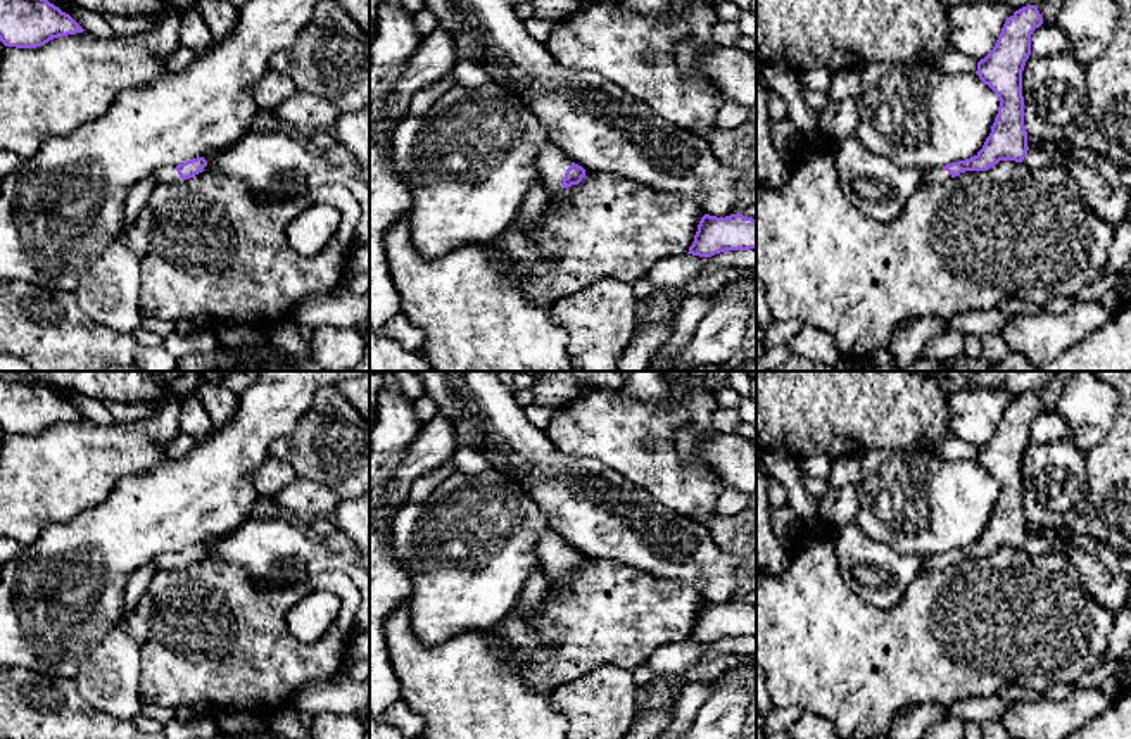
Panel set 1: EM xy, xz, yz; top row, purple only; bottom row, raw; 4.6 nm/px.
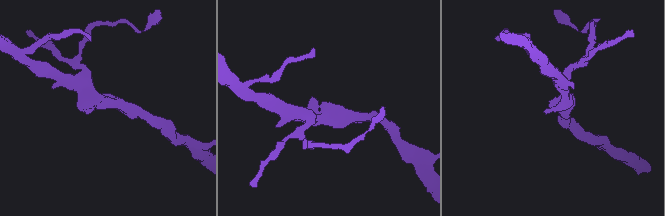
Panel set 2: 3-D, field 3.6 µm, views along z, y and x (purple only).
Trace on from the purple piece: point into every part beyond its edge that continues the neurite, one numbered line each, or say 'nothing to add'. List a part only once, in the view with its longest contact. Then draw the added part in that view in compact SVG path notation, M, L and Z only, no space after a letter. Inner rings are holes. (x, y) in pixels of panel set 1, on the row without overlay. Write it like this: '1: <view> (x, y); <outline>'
1: xz (551, 548); M542 532L537 540L537 556L544 568L547 582L558 582L563 573L566 556L572 546L556 532Z

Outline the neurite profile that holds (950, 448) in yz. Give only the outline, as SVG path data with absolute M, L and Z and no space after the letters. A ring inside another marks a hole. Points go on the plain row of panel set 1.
M946 435L932 445L932 454L945 459L976 459L977 447L953 435Z

